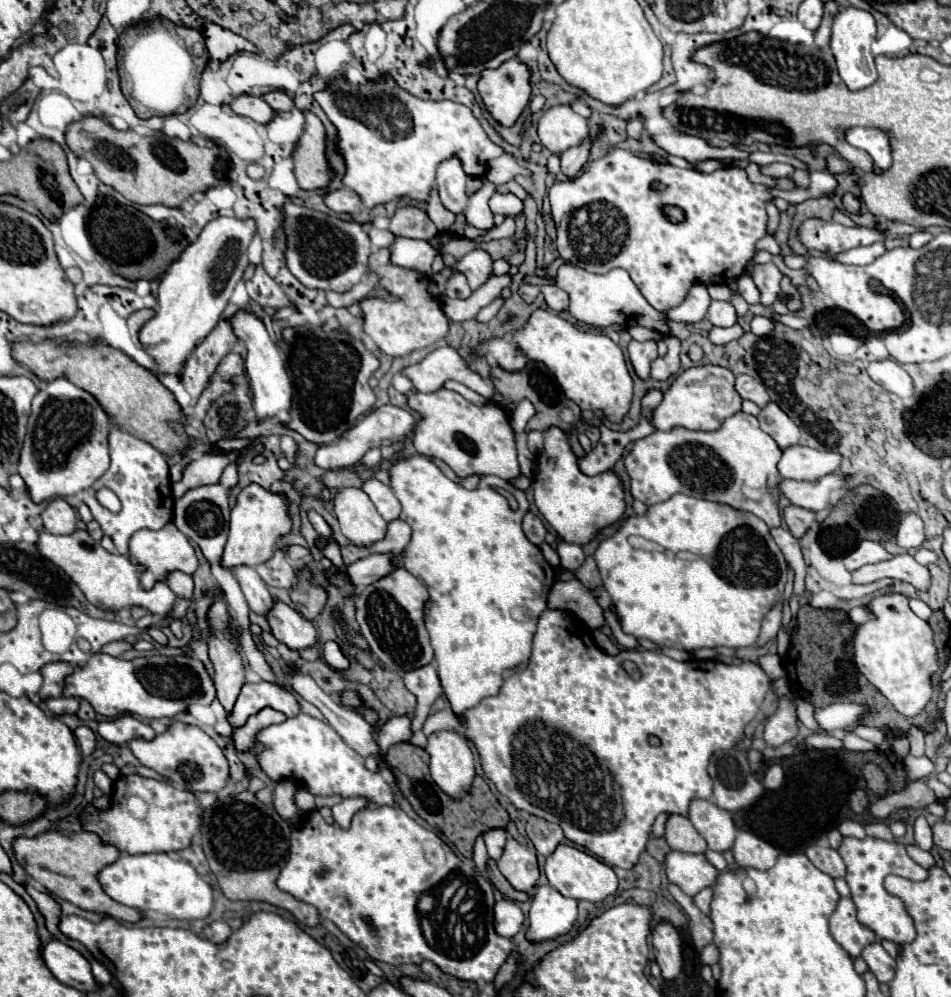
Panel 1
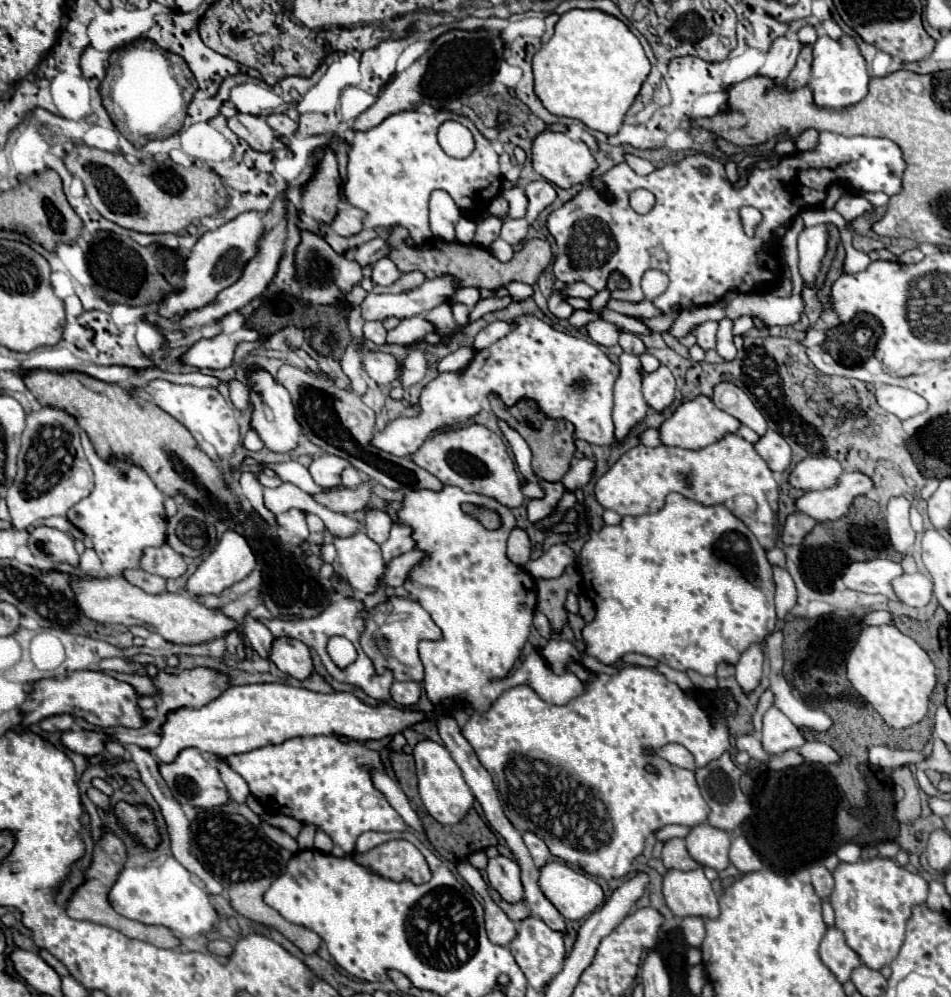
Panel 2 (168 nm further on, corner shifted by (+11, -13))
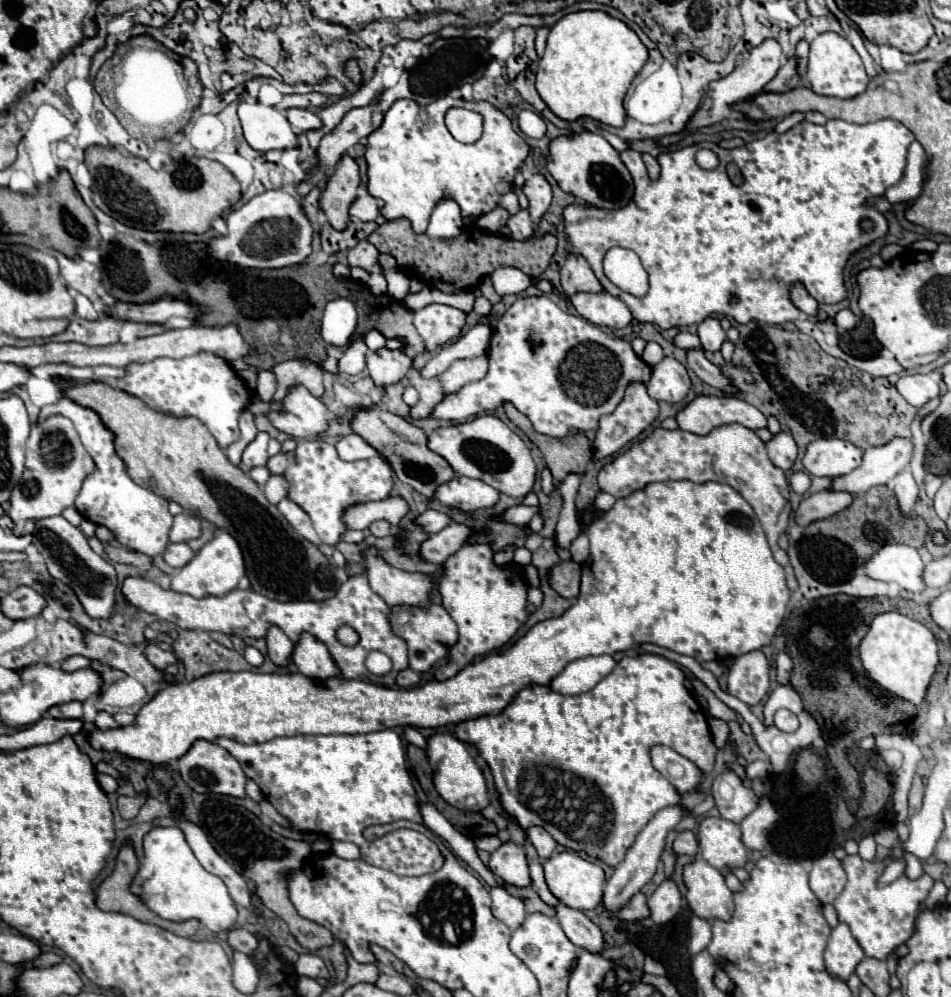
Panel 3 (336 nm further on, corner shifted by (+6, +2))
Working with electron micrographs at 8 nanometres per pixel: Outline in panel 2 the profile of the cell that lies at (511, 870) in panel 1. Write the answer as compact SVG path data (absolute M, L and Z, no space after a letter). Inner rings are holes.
M505 856L491 858L487 864L487 880L505 902L523 900L523 886L519 878L519 864Z

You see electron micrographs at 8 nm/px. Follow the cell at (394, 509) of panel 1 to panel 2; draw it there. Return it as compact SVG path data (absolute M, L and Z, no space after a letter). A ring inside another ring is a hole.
M367 510L367 516L365 516L365 534L373 542L383 544L389 538L391 526L393 526L393 520L389 518L389 514L385 514L381 510Z

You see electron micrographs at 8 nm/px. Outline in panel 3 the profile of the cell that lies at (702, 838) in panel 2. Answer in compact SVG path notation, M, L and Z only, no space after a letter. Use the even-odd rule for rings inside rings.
M704 817L698 827L700 855L722 873L728 867L746 865L746 847L740 841L740 825L722 817Z

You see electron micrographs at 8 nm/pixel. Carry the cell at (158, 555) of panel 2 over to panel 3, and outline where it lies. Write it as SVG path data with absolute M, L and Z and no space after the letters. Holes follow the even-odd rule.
M168 543L162 557L170 567L182 567L194 557L194 551L188 547L188 543Z

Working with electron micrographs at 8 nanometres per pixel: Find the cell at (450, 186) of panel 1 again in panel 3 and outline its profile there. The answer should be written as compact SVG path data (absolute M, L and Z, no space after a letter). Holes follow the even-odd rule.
M442 197L442 201L438 201L438 205L434 207L426 235L434 239L452 239L460 235L462 227L464 221L460 205L452 197Z

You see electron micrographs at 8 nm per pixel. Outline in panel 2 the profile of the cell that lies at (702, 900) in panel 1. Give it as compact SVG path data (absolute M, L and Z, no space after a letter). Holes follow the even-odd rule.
M689 916L689 918L683 920L681 928L683 928L683 934L685 934L685 942L691 948L699 948L703 938L705 938L705 924L703 924L703 920L697 918L697 916Z

